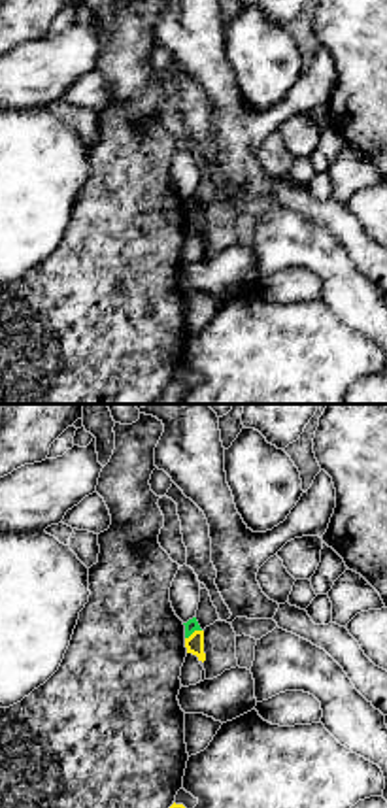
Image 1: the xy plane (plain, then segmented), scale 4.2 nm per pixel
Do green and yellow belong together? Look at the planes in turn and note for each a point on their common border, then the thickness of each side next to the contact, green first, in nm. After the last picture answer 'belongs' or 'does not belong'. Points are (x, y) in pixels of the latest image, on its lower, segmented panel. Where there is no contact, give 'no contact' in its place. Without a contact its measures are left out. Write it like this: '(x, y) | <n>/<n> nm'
(193, 631) | 60/80 nm

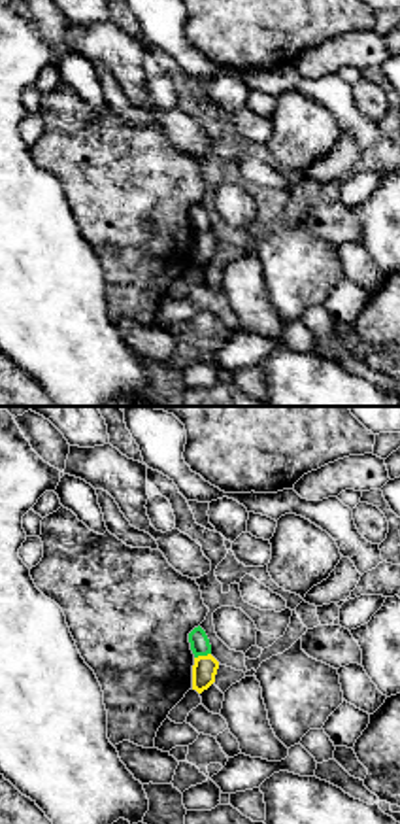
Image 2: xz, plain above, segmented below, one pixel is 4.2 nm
(202, 654) | 80/110 nm

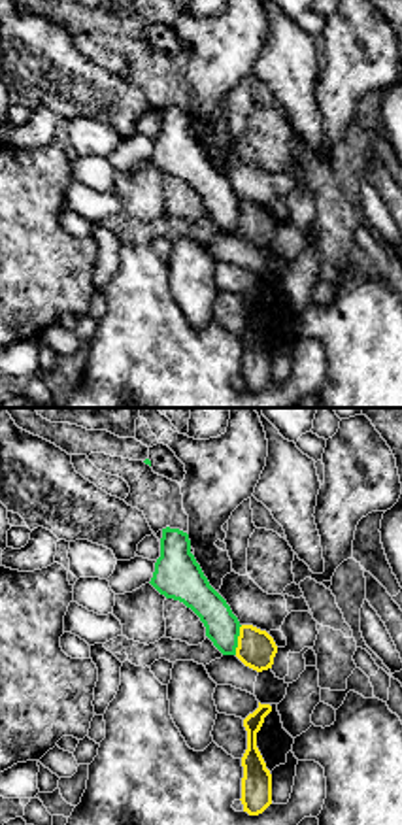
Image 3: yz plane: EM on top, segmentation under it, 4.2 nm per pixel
(236, 640) | 140/160 nm

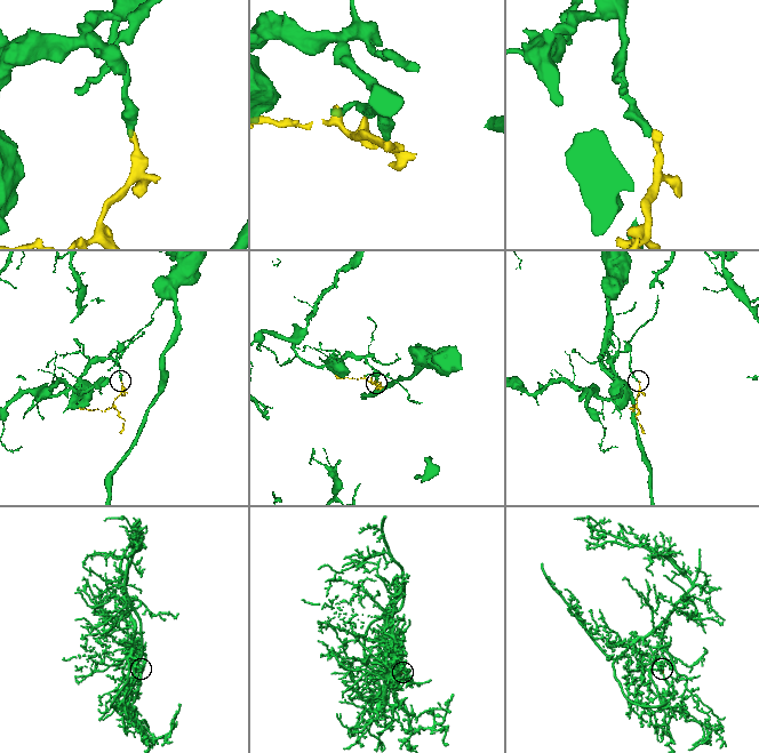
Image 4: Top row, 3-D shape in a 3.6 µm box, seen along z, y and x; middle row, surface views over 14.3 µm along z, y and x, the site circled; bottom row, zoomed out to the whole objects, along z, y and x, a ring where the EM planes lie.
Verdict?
does not belong

